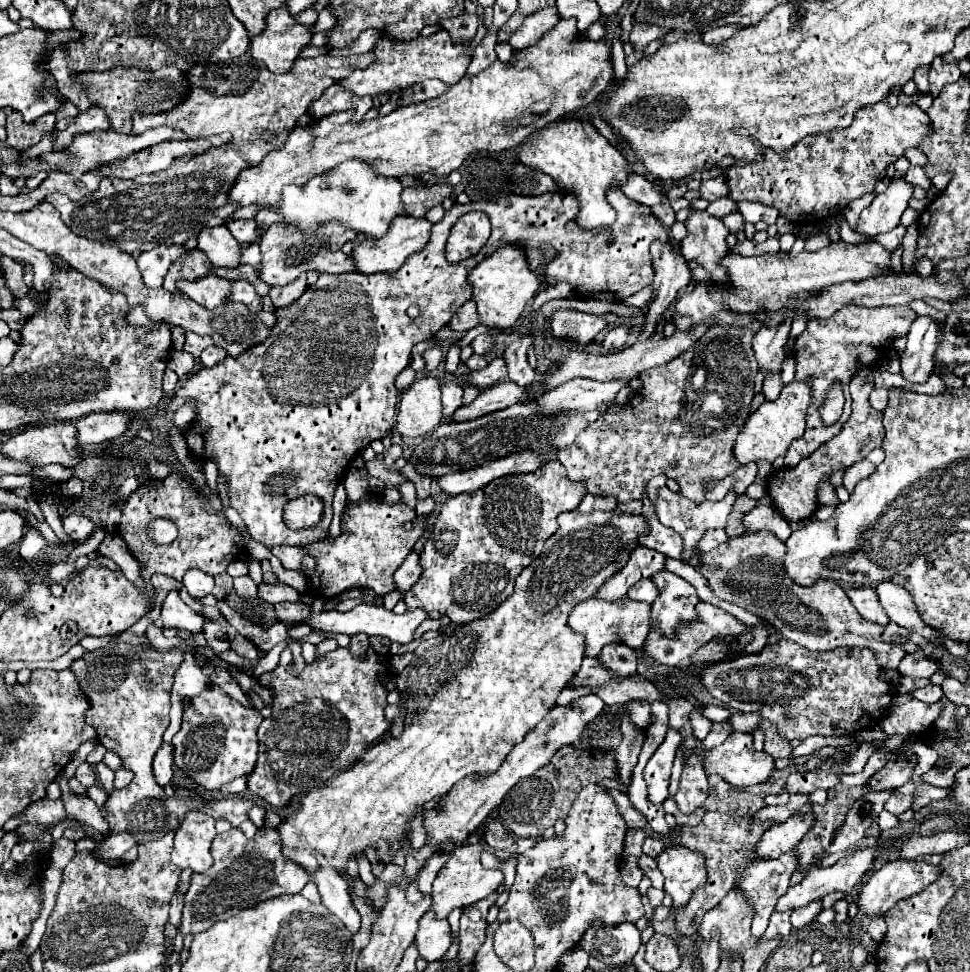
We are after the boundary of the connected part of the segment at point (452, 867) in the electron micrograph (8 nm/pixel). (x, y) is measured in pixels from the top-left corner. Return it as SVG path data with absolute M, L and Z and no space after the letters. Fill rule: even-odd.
M480 837L474 845L458 847L454 851L452 859L446 863L446 867L442 867L442 871L434 879L434 887L432 887L432 909L436 911L436 917L438 919L446 919L448 913L452 909L456 909L456 907L466 907L466 905L472 905L472 903L488 897L504 881L502 871L498 871L498 869L484 869L482 867L480 855L482 855L484 849L486 849L484 837Z

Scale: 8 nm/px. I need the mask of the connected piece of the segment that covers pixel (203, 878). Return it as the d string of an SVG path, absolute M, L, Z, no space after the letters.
M232 827L228 833L214 837L212 857L214 865L208 871L192 875L192 883L186 893L186 905L182 911L182 935L196 935L200 931L206 931L216 921L230 919L244 907L254 907L260 901L286 893L300 893L310 879L306 871L298 867L298 863L290 863L290 859L282 855L278 831L272 827L260 827L252 839L246 839L238 827Z

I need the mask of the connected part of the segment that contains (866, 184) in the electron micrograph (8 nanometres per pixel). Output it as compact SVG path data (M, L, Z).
M886 101L876 103L874 107L862 109L846 129L806 137L780 155L768 151L762 161L734 165L728 171L730 199L772 205L792 223L836 219L850 201L872 193L876 181L886 177L888 165L902 157L904 149L916 147L930 135L930 129L930 119L918 105L898 103L890 107Z

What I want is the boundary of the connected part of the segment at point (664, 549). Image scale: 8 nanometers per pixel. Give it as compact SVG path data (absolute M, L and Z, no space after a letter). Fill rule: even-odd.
M648 497L647 501L644 501L642 514L646 515L646 519L652 525L650 535L640 537L642 545L646 545L650 549L656 549L656 551L660 551L660 553L664 553L664 555L668 555L672 559L684 561L682 559L682 537L676 531L672 531L672 529L658 523L656 511Z

